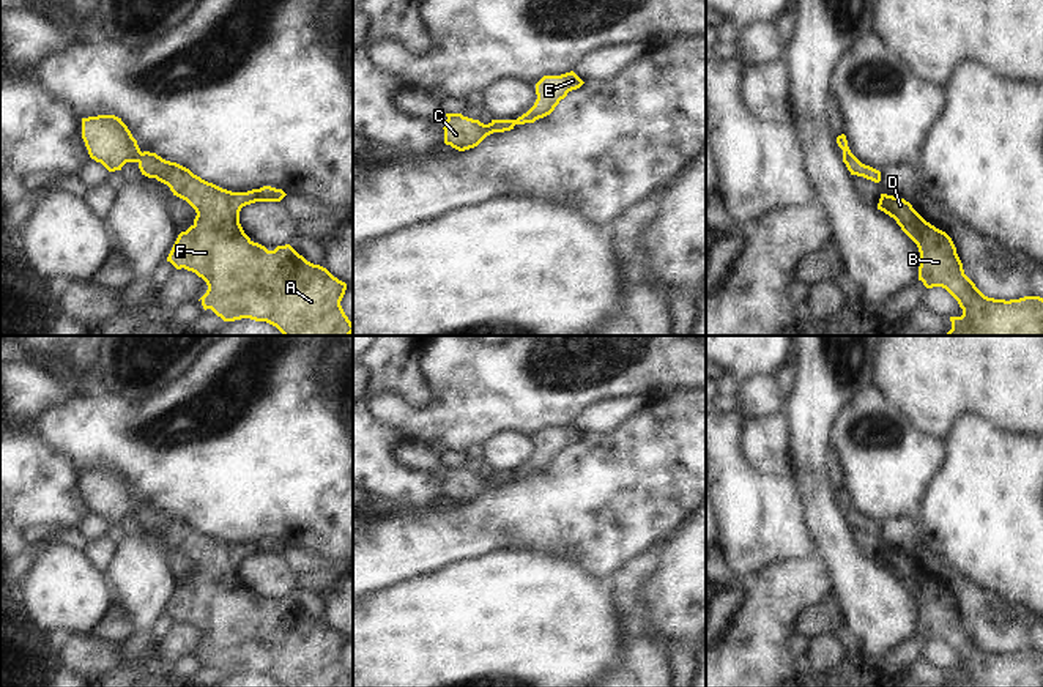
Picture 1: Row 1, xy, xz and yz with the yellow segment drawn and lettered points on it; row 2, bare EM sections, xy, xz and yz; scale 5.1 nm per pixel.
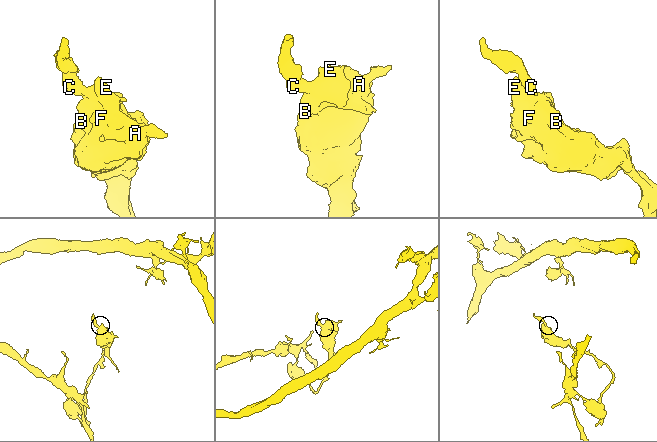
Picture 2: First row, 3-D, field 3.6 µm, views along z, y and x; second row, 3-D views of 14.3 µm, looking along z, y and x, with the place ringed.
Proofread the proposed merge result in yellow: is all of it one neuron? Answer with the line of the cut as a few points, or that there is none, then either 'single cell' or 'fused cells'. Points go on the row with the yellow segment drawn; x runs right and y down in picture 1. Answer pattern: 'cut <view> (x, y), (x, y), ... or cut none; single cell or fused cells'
cut none; single cell

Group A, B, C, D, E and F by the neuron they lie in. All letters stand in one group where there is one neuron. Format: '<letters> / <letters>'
A B C D E F

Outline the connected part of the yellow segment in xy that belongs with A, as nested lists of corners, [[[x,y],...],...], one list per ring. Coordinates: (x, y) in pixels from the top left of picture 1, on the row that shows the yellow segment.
[[[115,115],[82,118],[82,139],[88,154],[109,172],[121,170],[126,162],[137,162],[142,175],[167,184],[173,195],[186,200],[197,213],[194,224],[181,232],[167,257],[176,269],[187,269],[202,277],[208,290],[199,299],[224,321],[251,318],[276,326],[284,336],[350,336],[353,323],[340,301],[347,284],[326,268],[307,262],[290,244],[268,251],[254,243],[239,224],[243,206],[255,202],[280,202],[282,189],[263,186],[247,192],[232,192],[194,175],[189,169],[162,159],[156,153],[140,151],[128,126]]]

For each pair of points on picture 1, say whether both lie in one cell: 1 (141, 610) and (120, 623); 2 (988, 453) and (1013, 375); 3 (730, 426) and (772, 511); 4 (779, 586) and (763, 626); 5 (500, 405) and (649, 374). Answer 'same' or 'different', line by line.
1: different
2: different
3: same
4: same
5: same

